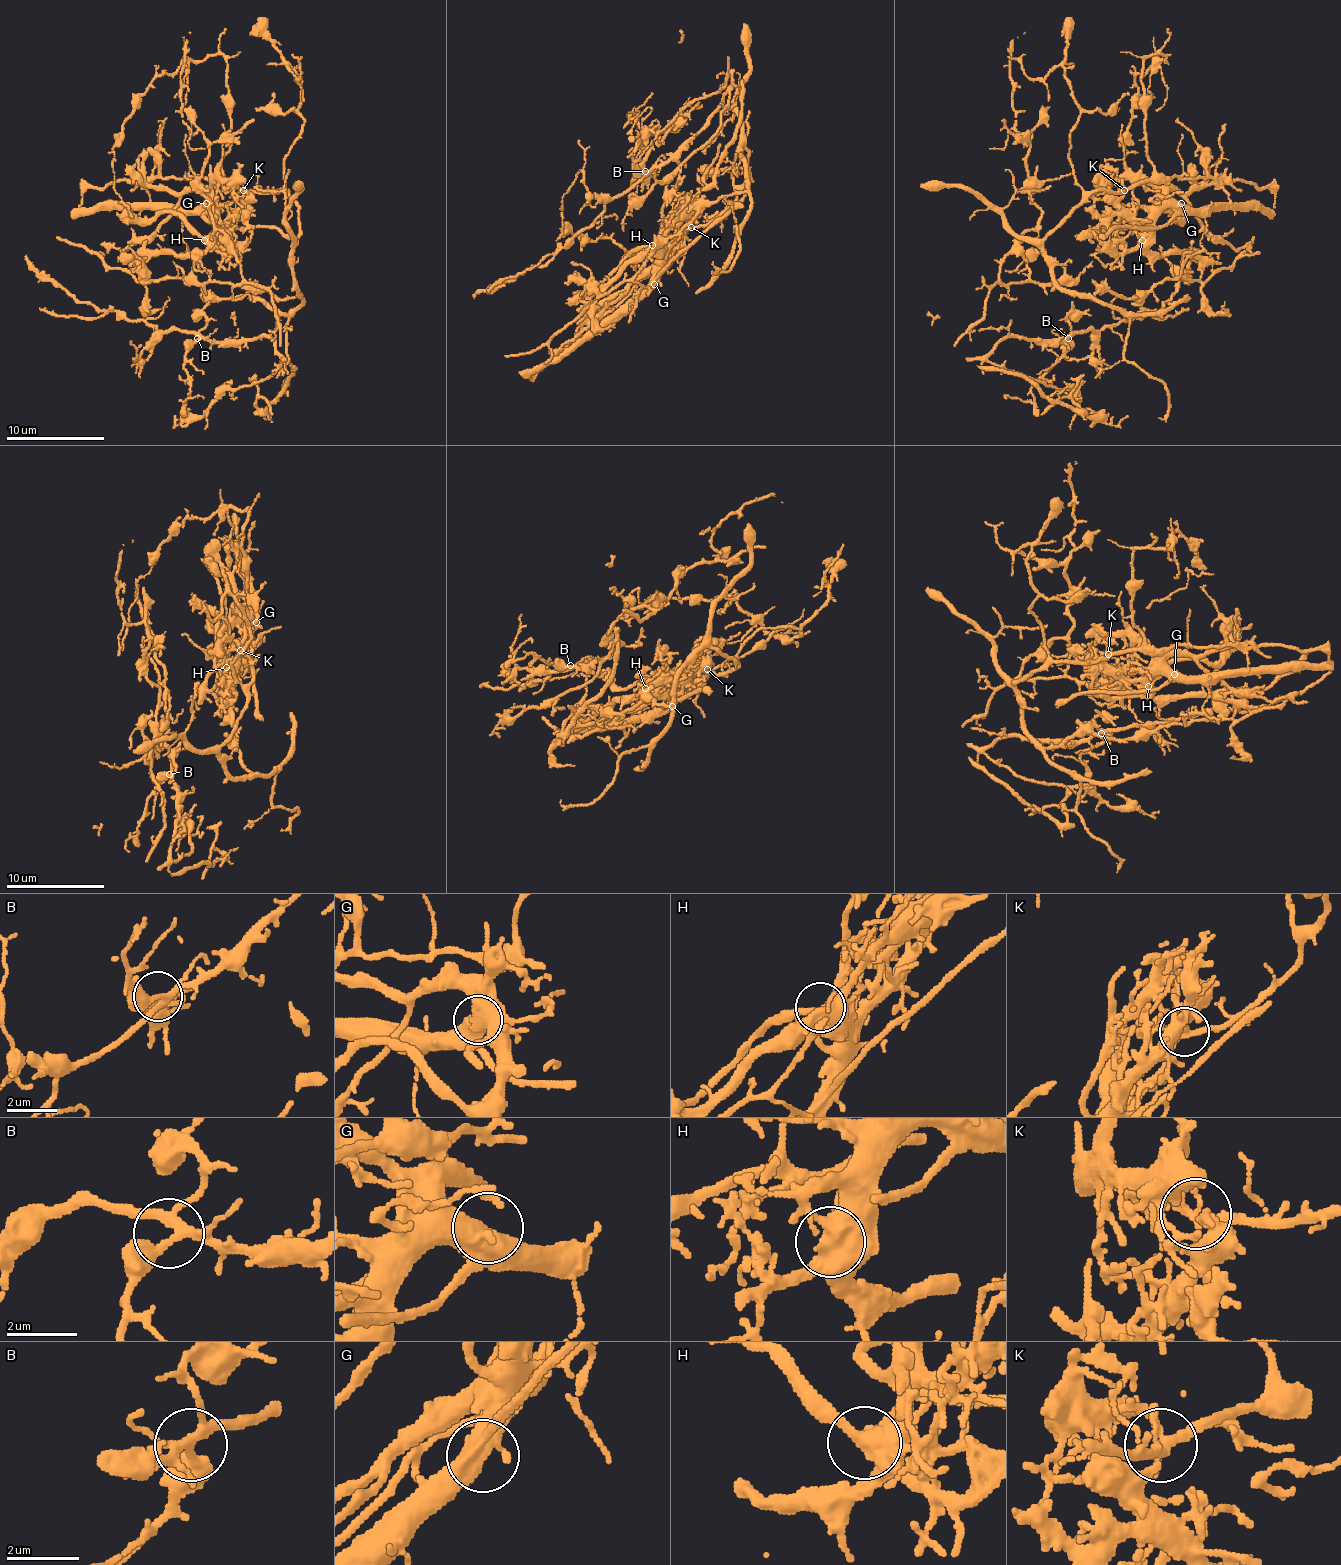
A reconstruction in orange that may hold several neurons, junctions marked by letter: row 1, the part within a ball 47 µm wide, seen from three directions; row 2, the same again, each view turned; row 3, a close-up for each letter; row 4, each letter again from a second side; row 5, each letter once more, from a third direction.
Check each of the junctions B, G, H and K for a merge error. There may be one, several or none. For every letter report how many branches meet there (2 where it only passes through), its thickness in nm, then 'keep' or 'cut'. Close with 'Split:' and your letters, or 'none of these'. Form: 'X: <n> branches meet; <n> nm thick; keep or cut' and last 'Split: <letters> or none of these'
B: 4 branches meet; 280 nm thick; keep
G: 3 branches meet; 480 nm thick; keep
H: 5 branches meet; 500 nm thick; keep
K: 4 branches meet; 240 nm thick; cut
Split: K

